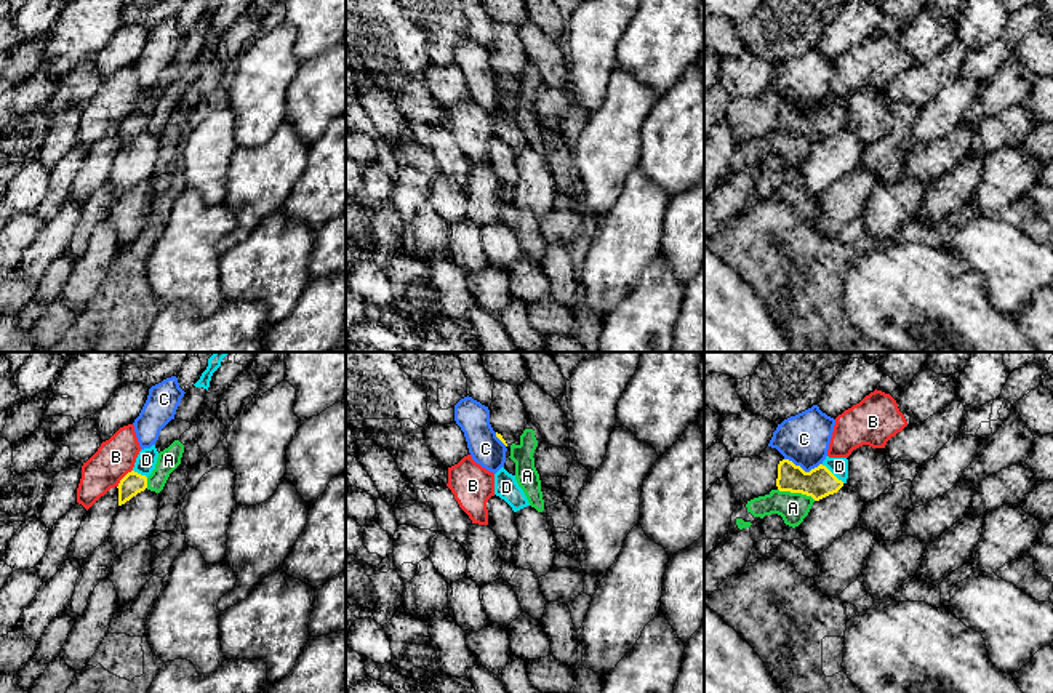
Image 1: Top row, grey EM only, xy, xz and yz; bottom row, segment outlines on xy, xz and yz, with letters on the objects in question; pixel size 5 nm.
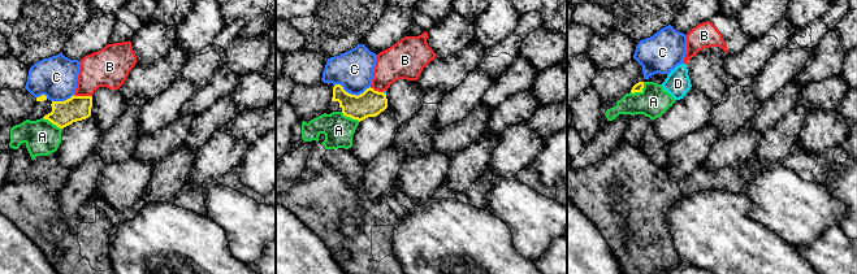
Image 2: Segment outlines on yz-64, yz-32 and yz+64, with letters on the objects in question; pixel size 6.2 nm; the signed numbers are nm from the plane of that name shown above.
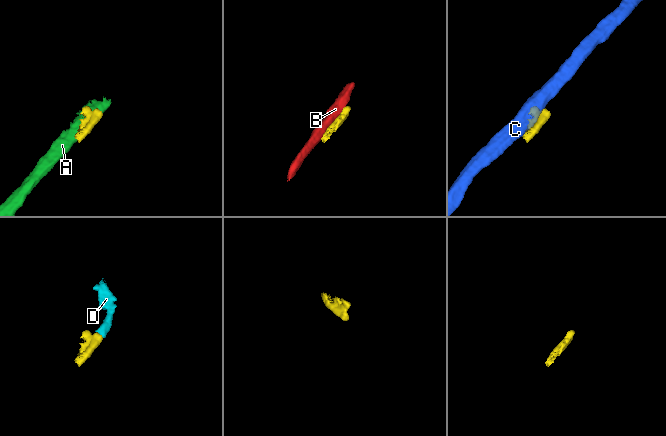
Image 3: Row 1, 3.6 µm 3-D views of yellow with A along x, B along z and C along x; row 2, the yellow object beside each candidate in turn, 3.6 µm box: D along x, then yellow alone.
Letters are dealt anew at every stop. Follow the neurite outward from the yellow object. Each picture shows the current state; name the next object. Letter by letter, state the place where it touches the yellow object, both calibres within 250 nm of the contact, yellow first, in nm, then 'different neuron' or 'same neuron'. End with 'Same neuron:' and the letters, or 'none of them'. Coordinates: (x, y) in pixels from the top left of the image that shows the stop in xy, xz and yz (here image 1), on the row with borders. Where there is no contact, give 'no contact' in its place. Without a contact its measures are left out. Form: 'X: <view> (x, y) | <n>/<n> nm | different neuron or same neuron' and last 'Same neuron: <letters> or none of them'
A: yz (797, 492) | 160/150 nm | different neuron
B: xy (122, 479) | 110/190 nm | different neuron
C: yz (802, 469) | 160/260 nm | different neuron
D: yz (831, 472) | 160/100 nm | same neuron
Same neuron: D

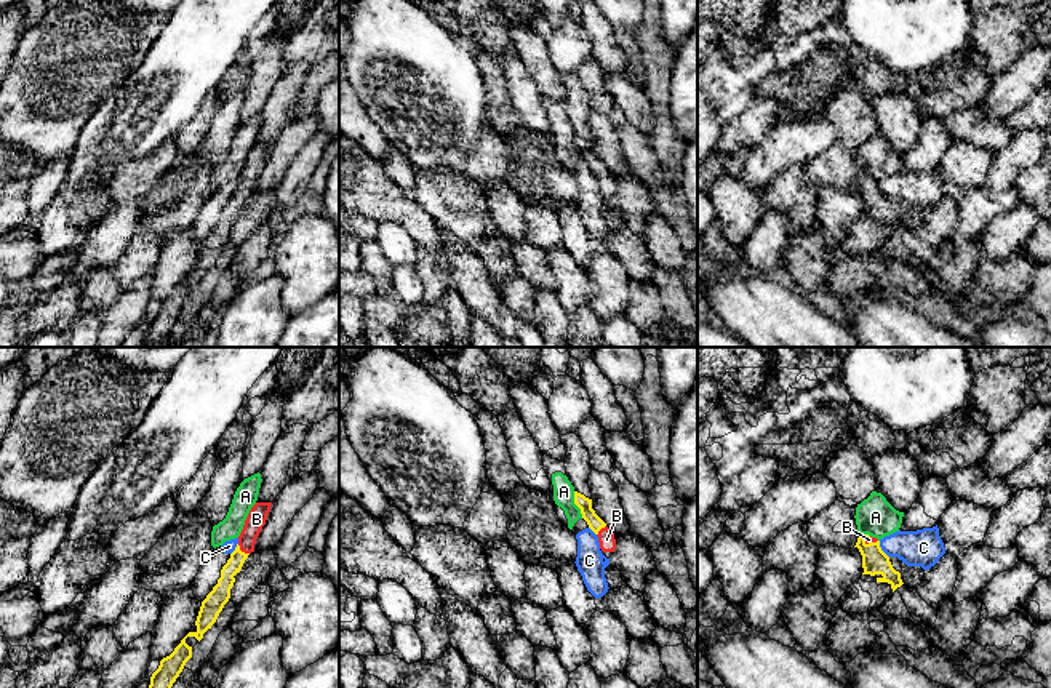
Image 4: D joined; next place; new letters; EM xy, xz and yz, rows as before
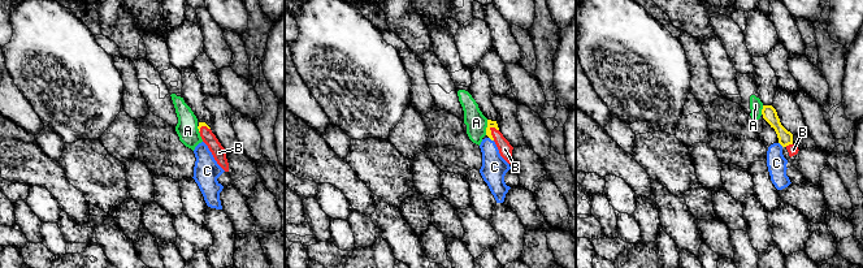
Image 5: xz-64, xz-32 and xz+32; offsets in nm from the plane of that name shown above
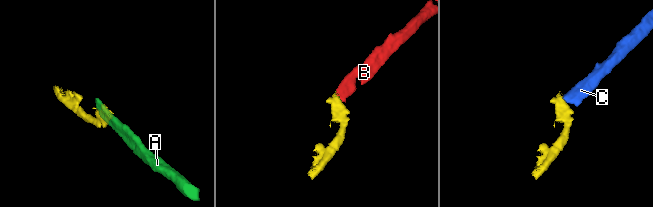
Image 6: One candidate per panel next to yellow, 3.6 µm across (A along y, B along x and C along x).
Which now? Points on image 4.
A: xz (576, 504) | 80/110 nm | different neuron
B: xy (240, 551) | 100/100 nm | same neuron
C: yz (880, 549) | 130/190 nm | different neuron
Same neuron: B

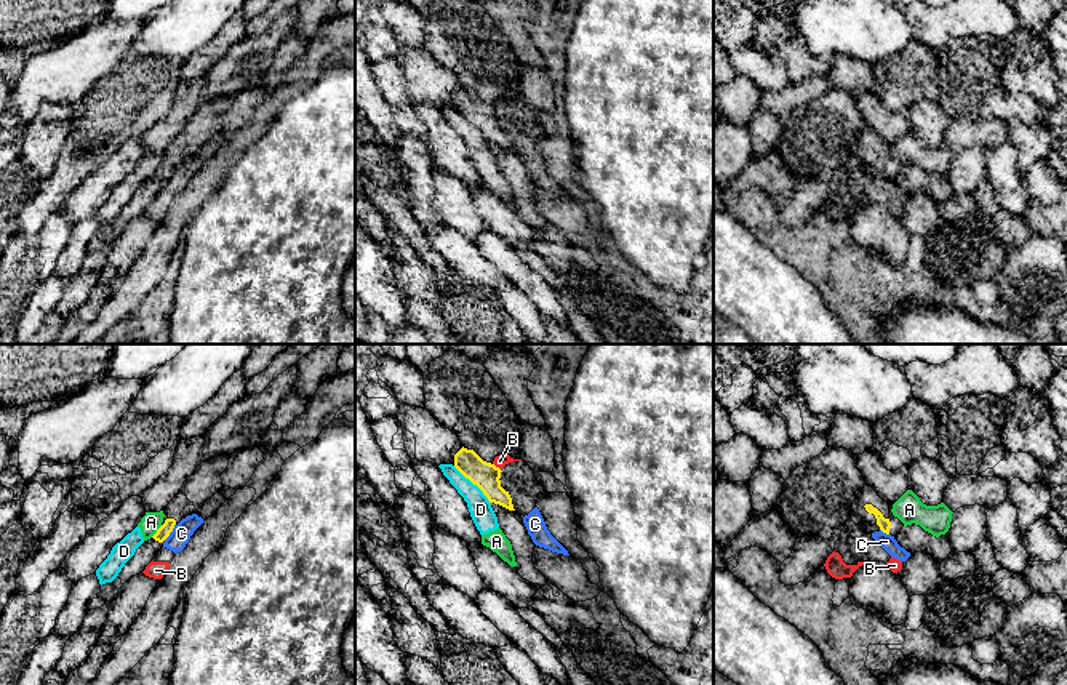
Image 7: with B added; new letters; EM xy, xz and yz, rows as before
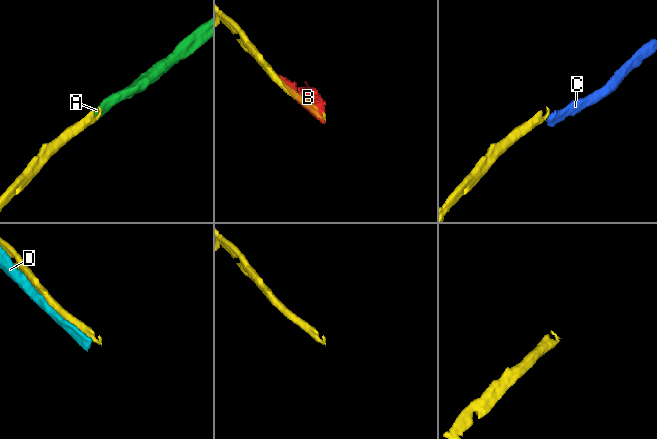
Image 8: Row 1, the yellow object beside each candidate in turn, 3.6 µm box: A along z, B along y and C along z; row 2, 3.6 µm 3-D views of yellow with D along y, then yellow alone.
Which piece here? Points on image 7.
A: xy (157, 532) | 70/100 nm | different neuron
B: xz (495, 466) | 140/70 nm | different neuron
C: xy (171, 530) | 70/100 nm | different neuron
D: xz (474, 484) | 140/120 nm | different neuron
Same neuron: none of them

